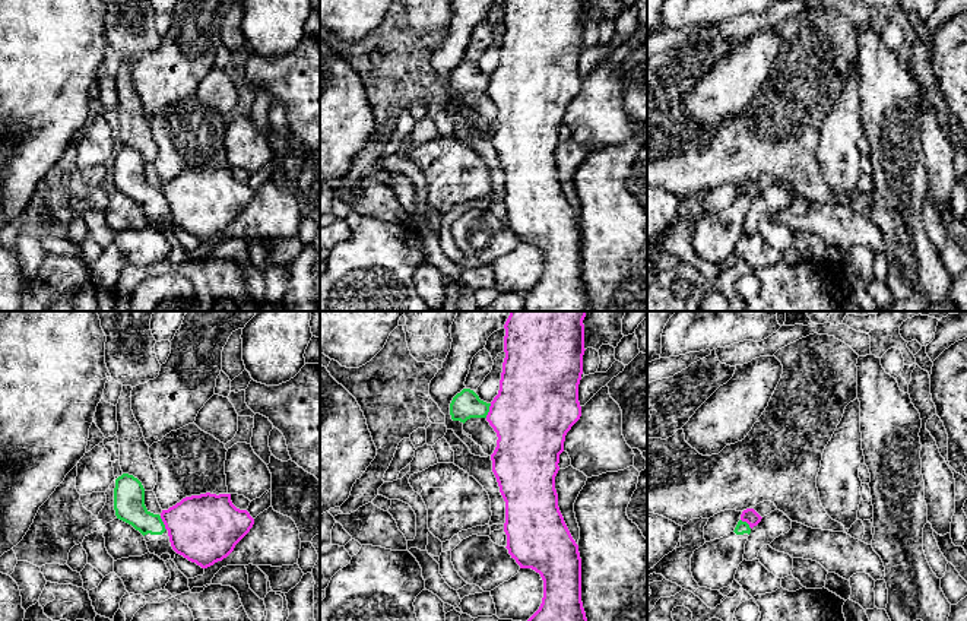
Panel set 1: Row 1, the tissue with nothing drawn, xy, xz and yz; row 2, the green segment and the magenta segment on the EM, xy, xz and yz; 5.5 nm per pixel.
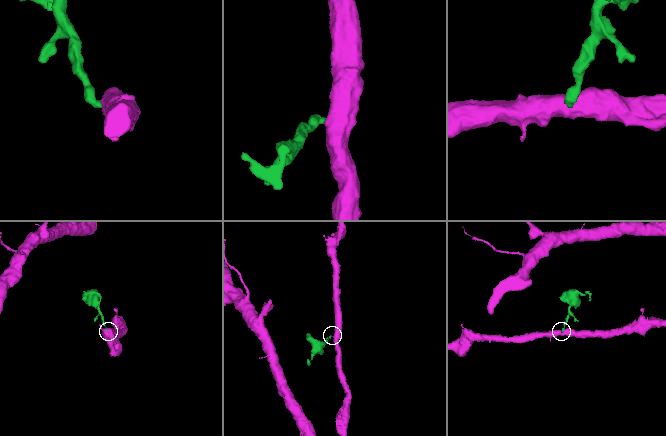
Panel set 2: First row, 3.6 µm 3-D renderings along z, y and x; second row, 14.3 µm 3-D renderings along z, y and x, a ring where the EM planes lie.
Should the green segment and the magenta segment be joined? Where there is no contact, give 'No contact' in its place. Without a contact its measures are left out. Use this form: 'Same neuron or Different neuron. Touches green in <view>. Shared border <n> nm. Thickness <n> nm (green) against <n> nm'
Different neuron. Touches green in xy. Shared border 90 nm. Thickness 180 nm (green) against 380 nm

